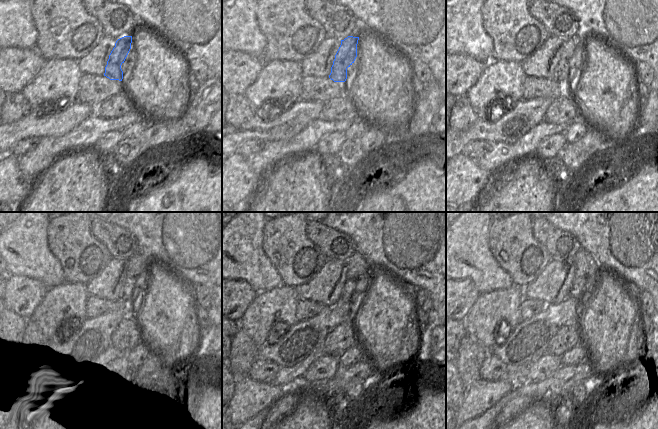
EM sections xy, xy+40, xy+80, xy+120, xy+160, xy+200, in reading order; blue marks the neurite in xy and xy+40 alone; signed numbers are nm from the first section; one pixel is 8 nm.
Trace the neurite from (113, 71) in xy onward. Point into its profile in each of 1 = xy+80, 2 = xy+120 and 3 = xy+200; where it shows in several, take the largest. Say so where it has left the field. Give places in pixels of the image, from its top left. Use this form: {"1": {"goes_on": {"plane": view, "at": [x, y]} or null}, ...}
{"1": {"goes_on": {"plane": "xy+80", "at": [572, 55]}}, "2": {"goes_on": {"plane": "xy+120", "at": [135, 268]}}, "3": {"goes_on": {"plane": "xy+200", "at": [587, 274]}}}

